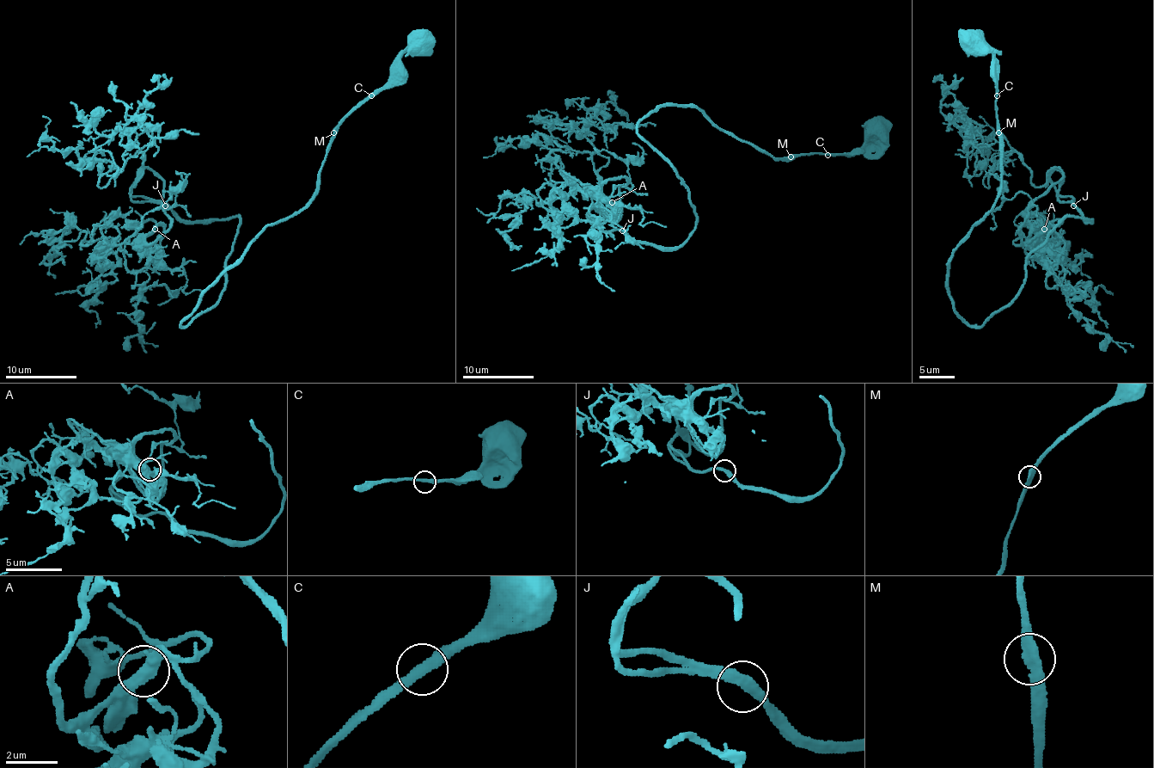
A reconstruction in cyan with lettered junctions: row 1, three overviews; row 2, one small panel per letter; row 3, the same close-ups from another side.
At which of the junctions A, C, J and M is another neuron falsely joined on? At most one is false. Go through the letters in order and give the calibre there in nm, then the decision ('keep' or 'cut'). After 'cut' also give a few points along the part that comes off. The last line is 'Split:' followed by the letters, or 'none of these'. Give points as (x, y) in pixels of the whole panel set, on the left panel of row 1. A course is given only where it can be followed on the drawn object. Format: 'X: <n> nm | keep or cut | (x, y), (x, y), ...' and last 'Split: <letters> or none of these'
A: 360 nm | keep
C: 340 nm | keep
J: 340 nm | keep
M: 360 nm | keep
Split: none of these

